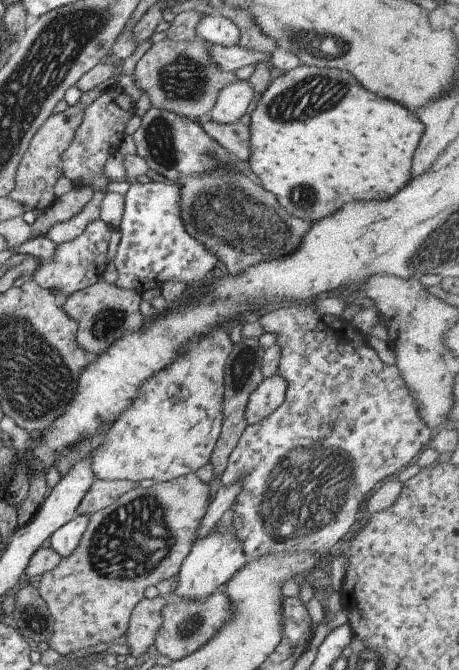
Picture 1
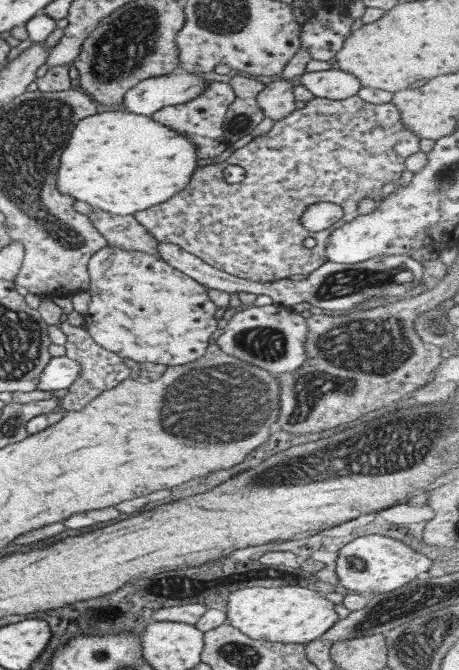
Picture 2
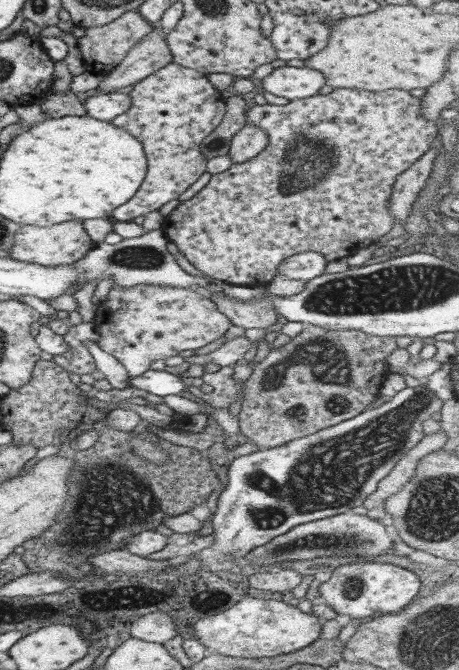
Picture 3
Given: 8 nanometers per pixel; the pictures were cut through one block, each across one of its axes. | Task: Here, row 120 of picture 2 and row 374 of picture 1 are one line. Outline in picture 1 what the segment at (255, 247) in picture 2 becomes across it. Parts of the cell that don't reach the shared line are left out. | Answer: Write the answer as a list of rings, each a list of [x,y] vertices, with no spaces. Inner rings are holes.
[[[314,301],[280,305],[267,309],[260,316],[257,316],[266,332],[276,332],[277,344],[282,348],[277,372],[288,382],[288,390],[286,390],[284,403],[279,408],[276,408],[268,418],[258,420],[258,424],[248,425],[242,432],[238,443],[230,454],[227,468],[218,481],[218,484],[223,487],[242,482],[242,490],[237,490],[240,494],[236,496],[232,504],[232,510],[234,510],[232,525],[234,526],[234,534],[242,542],[242,548],[244,548],[244,552],[248,557],[247,562],[254,562],[260,556],[284,552],[287,554],[300,552],[326,554],[329,548],[344,538],[350,532],[350,528],[354,526],[354,523],[357,522],[358,514],[361,515],[359,508],[362,508],[362,502],[372,492],[372,488],[378,482],[382,482],[384,478],[386,480],[388,476],[392,476],[398,470],[404,470],[406,466],[409,466],[408,464],[412,458],[422,452],[426,446],[429,446],[436,432],[424,424],[424,420],[422,420],[422,416],[418,412],[418,406],[414,402],[414,394],[406,386],[406,382],[404,382],[397,366],[384,364],[368,344],[367,337],[362,336],[356,328],[352,328],[352,323],[332,314],[320,314],[316,310],[316,306],[314,306]]]

